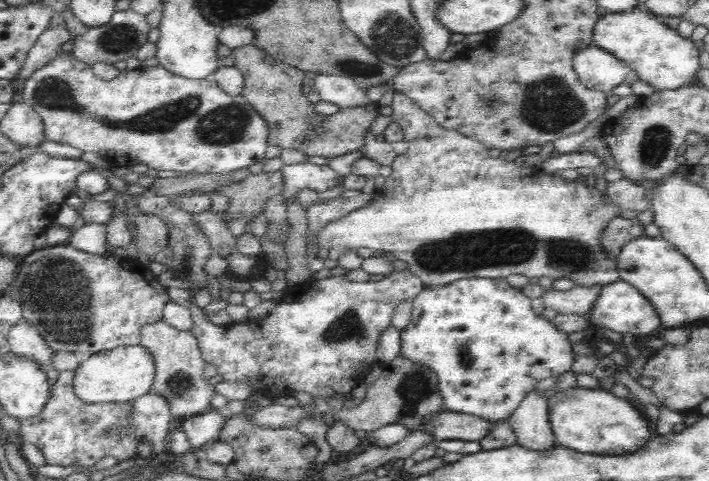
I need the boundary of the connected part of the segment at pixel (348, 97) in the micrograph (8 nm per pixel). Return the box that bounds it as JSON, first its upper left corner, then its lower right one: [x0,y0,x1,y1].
[312,74,370,109]

